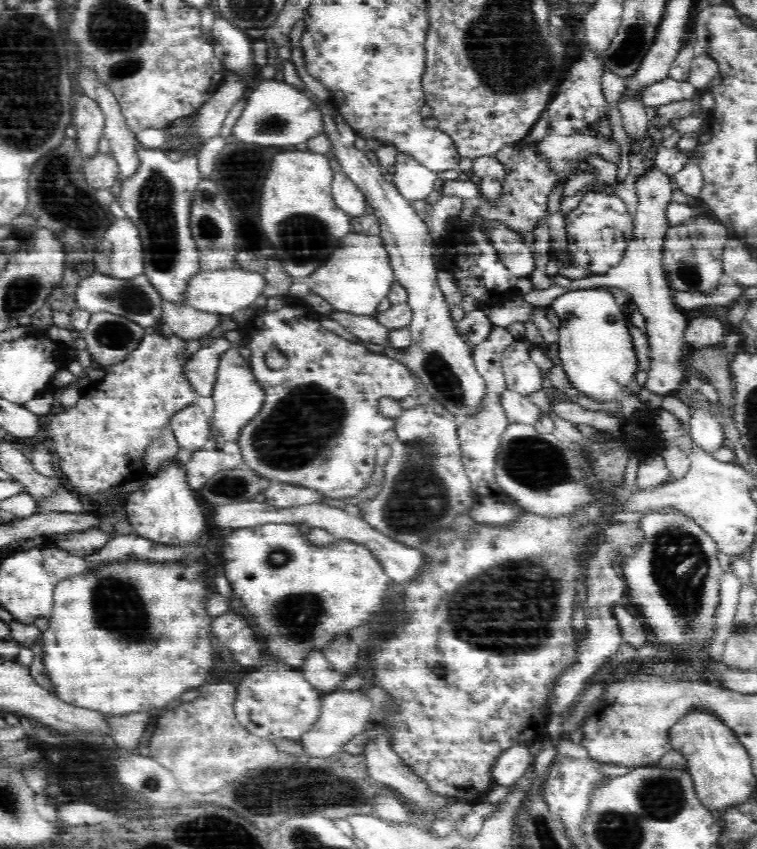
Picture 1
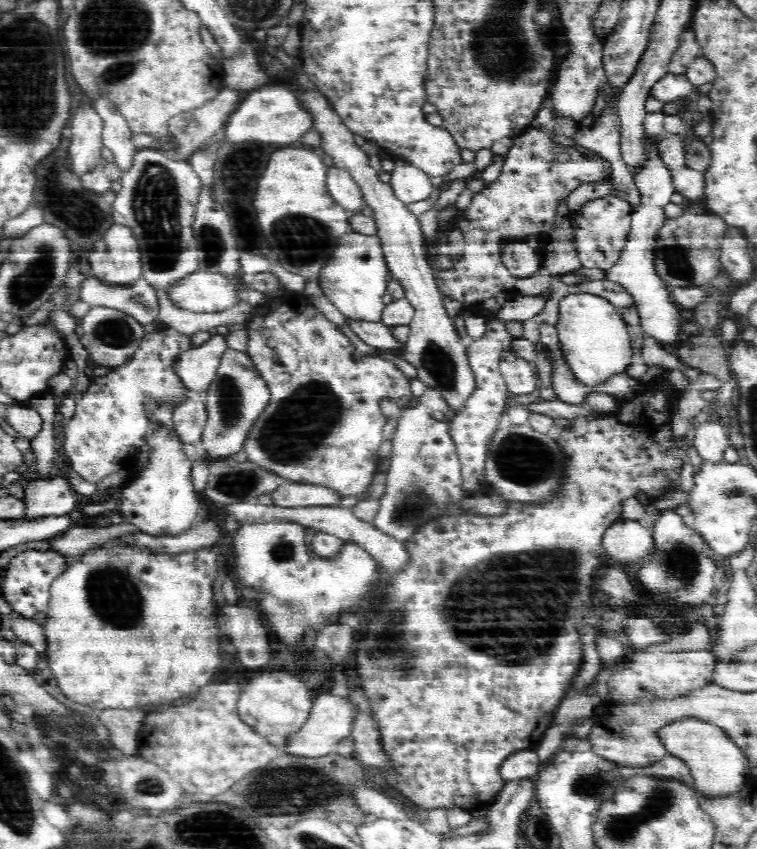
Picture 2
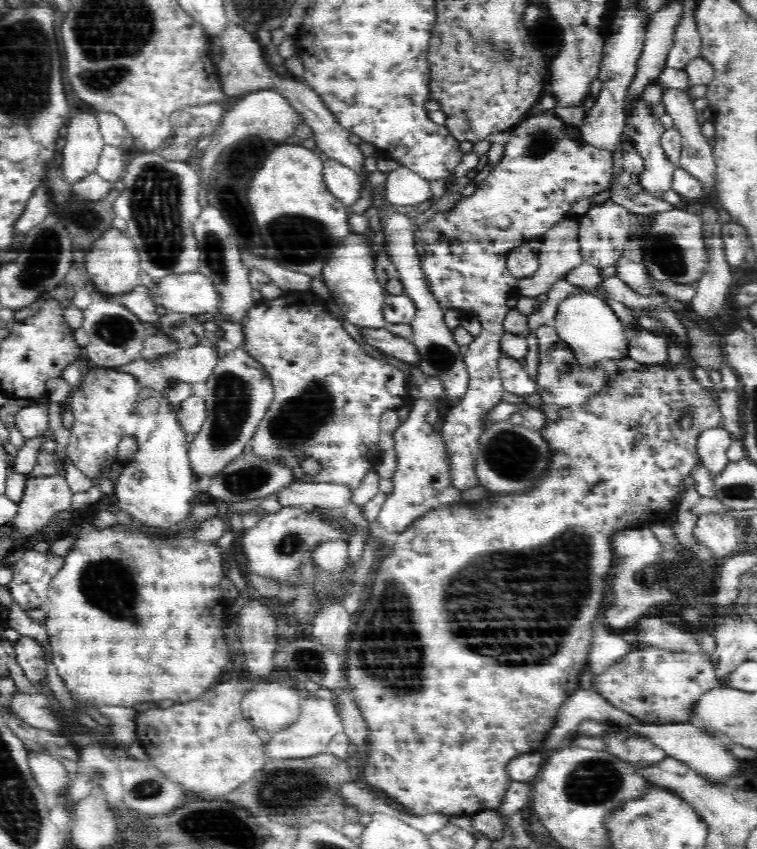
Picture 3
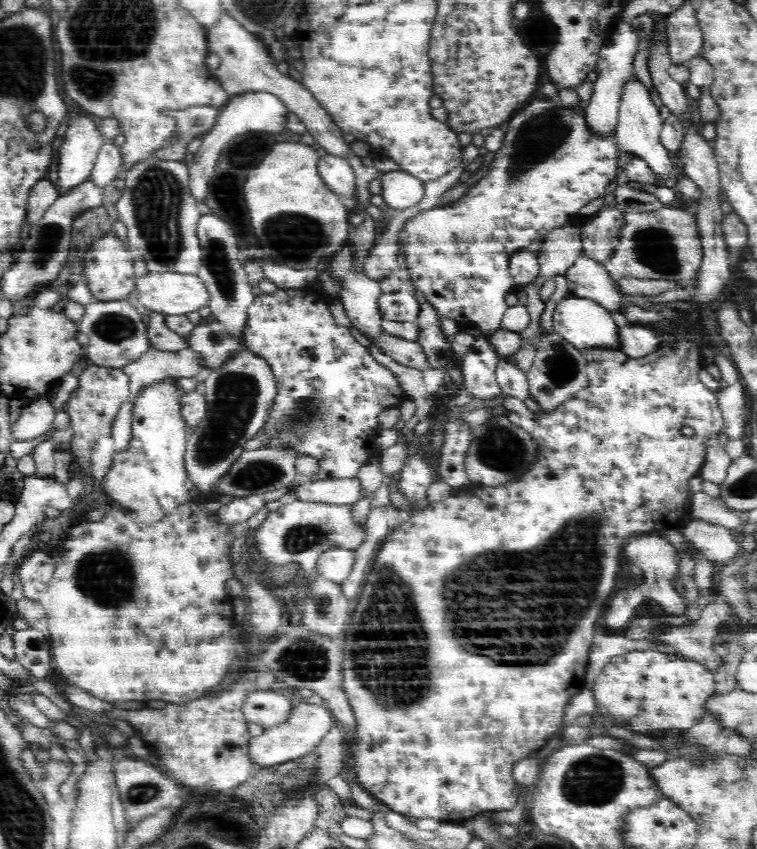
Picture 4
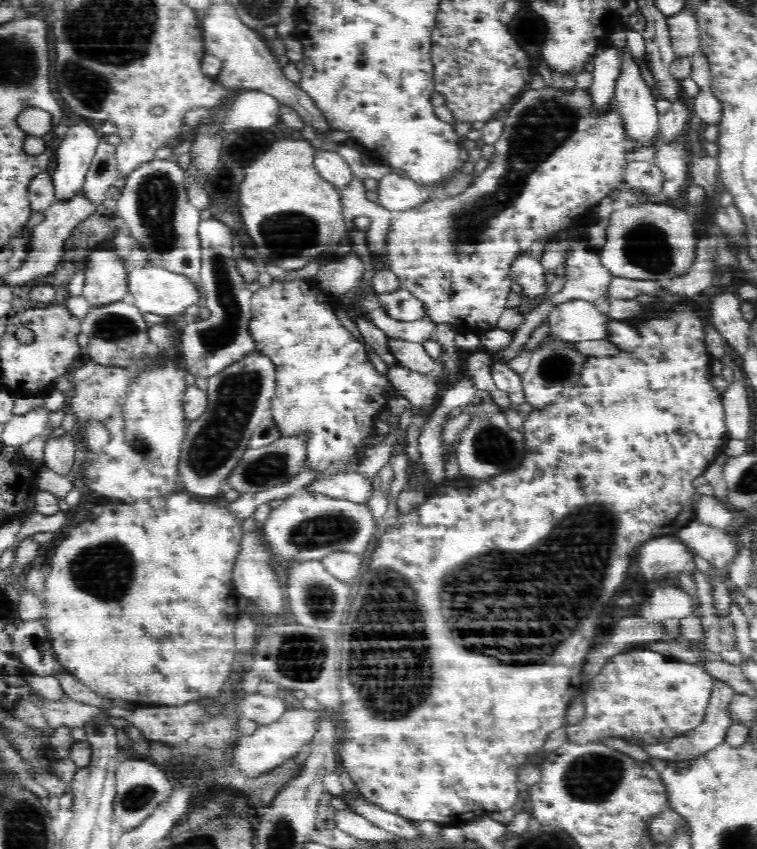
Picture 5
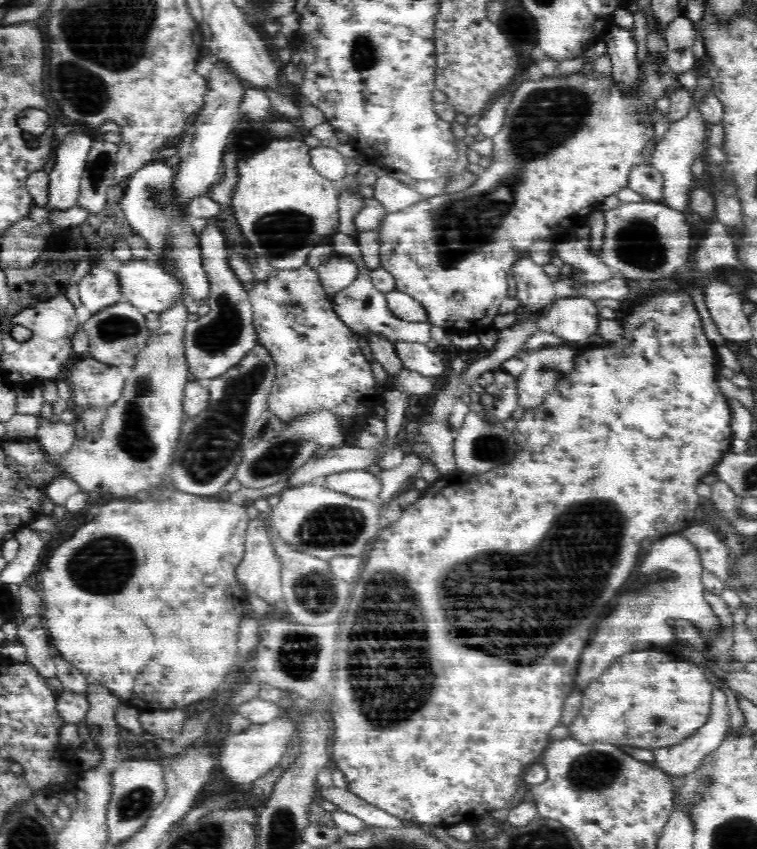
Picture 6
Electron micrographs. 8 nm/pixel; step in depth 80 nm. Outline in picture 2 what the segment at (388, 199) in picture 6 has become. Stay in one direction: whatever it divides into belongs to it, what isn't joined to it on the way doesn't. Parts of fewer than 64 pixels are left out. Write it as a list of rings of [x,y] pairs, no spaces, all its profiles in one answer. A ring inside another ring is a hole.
[[[394,158],[394,161],[395,168],[389,172],[388,182],[392,189],[392,197],[405,205],[430,198],[435,188],[430,177],[402,159]]]

